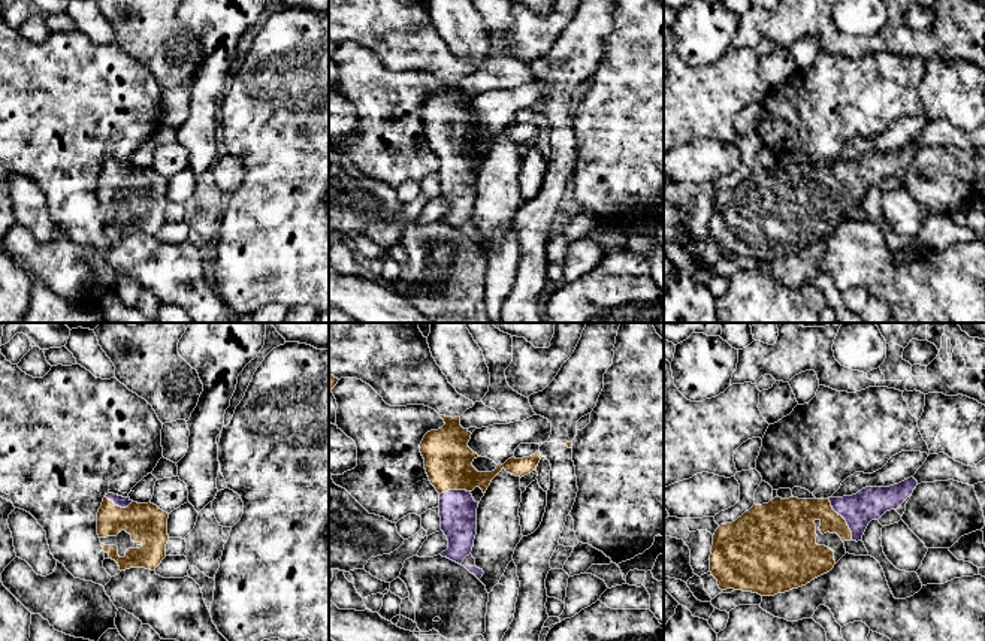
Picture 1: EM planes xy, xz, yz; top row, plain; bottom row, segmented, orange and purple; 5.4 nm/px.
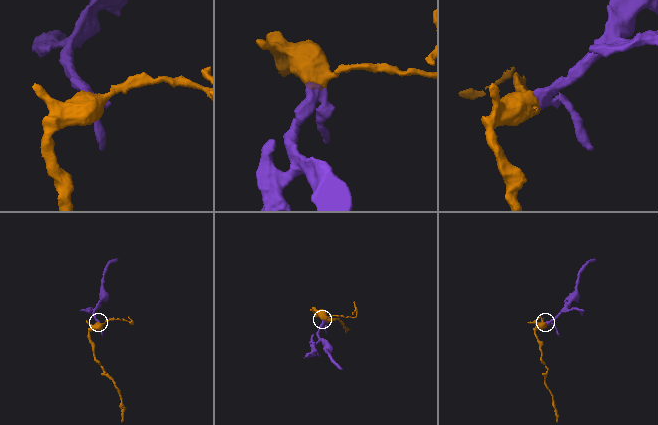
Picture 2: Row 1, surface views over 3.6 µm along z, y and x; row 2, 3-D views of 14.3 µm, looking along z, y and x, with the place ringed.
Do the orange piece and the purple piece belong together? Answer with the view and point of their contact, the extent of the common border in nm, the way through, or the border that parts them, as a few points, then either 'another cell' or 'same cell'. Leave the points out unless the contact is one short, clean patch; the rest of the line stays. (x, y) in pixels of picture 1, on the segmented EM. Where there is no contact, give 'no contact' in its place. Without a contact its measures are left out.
contact yz (843, 519); length 260 nm; way yz (797, 517), (834, 513), (843, 519), (858, 510); same cell

